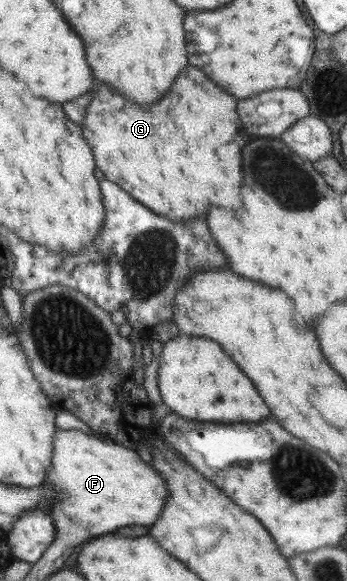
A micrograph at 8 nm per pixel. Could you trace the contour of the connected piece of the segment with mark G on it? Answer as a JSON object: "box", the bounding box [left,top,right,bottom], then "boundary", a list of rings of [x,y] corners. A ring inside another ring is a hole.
{"box":[79,67,246,224],"boundary":[[[188,67],[188,73],[180,73],[162,101],[154,103],[150,109],[140,109],[134,103],[130,105],[130,101],[110,93],[104,85],[90,85],[86,93],[90,97],[79,124],[81,136],[90,146],[95,167],[107,181],[118,185],[136,202],[170,222],[188,224],[194,217],[205,217],[210,205],[226,211],[241,210],[240,149],[246,143],[246,135],[242,135],[242,122],[234,113],[236,101],[208,81],[198,69]]]}

